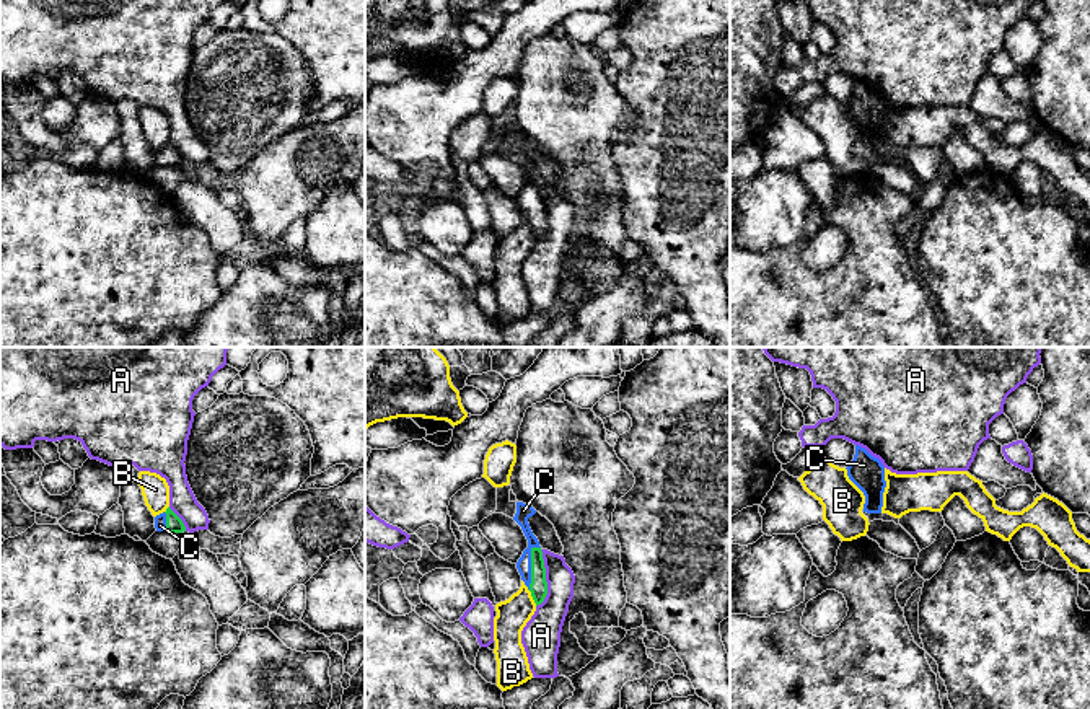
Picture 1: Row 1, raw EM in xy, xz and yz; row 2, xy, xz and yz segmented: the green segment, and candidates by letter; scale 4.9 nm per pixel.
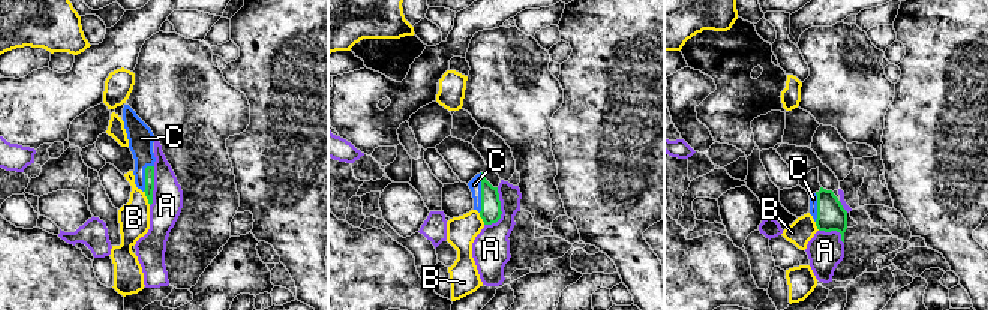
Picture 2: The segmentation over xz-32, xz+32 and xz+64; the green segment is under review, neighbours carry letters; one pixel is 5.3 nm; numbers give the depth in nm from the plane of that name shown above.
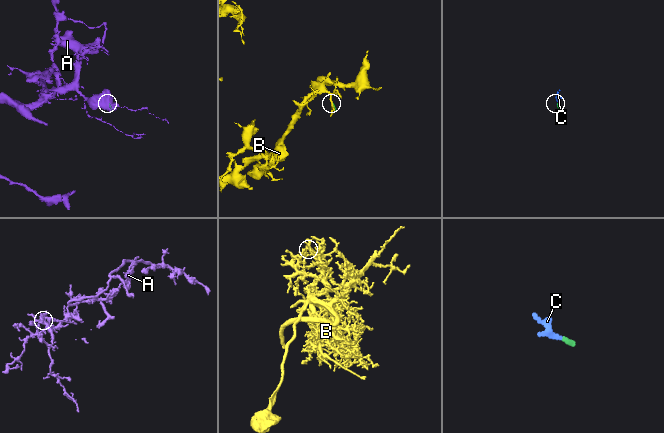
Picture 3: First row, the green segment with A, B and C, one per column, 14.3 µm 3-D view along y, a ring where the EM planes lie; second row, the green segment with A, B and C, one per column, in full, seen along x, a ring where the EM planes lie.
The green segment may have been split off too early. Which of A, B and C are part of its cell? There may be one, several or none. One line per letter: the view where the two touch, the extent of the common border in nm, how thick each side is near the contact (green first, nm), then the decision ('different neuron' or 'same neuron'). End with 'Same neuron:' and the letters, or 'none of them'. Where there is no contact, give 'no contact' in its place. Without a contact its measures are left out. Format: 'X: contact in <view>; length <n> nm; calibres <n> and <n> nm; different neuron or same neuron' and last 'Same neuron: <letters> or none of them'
A: contact in xz; length 280 nm; calibres 90 and 170 nm; different neuron
B: contact in xz; length 90 nm; calibres 90 and 160 nm; different neuron
C: contact in xz; length 220 nm; calibres 90 and 70 nm; same neuron
Same neuron: C

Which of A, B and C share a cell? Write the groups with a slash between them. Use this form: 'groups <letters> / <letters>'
groups A / B / C

